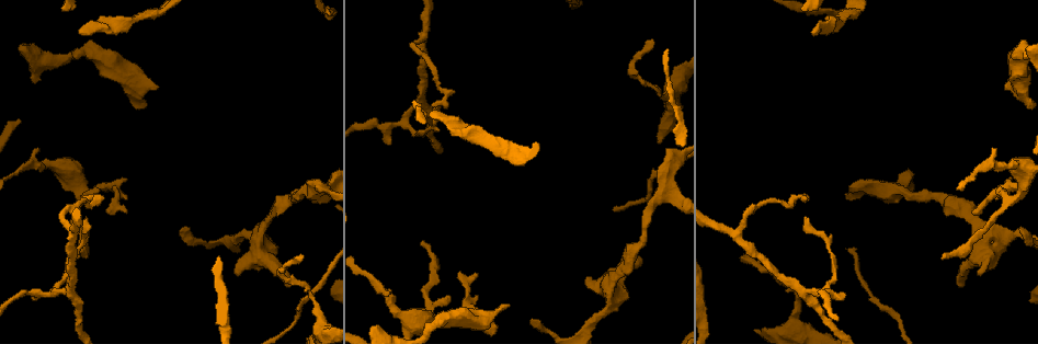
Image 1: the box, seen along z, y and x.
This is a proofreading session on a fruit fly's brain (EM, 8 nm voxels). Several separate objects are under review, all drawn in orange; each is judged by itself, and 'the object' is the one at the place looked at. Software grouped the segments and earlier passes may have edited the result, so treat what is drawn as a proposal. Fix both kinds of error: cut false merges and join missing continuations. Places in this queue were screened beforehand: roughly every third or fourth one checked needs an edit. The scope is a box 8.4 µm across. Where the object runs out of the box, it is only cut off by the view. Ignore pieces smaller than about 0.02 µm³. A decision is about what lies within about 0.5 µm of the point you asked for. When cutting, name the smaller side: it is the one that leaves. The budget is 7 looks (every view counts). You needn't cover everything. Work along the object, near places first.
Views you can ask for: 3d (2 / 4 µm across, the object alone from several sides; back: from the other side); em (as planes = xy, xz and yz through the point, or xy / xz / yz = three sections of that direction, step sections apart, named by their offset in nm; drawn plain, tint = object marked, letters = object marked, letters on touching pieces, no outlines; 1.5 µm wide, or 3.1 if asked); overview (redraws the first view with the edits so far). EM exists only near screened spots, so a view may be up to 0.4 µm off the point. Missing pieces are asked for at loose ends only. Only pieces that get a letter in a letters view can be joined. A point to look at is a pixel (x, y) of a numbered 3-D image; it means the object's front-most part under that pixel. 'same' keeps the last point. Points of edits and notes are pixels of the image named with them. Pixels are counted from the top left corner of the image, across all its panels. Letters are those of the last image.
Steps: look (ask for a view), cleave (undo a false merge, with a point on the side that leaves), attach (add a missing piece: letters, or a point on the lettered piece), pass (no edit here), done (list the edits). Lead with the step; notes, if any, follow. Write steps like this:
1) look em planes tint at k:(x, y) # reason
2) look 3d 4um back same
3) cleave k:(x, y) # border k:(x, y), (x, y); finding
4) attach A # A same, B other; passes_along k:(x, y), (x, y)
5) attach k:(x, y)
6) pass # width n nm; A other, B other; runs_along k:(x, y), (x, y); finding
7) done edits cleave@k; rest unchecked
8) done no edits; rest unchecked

look 3d 4um at 1:(843, 294) # tapers out

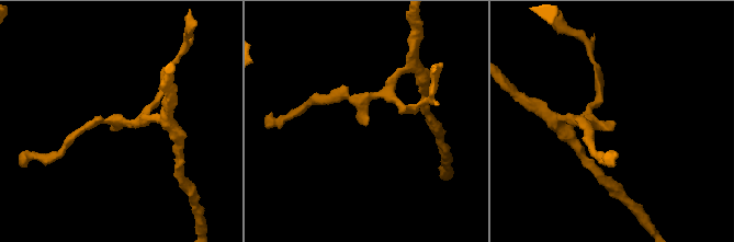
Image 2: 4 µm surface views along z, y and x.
look em planes plain at 2:(612, 120) # need the tissue

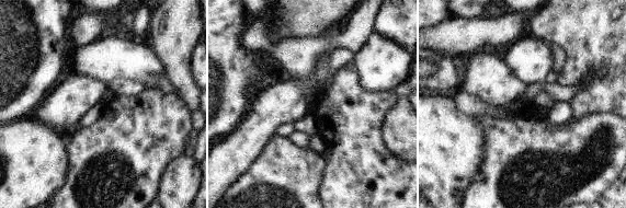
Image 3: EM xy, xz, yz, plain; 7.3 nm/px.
look em planes letters same

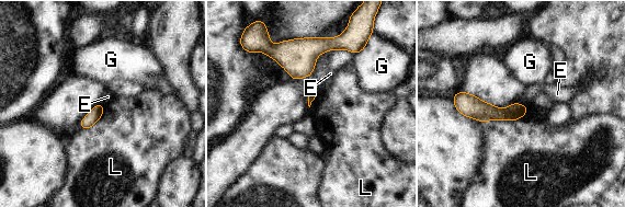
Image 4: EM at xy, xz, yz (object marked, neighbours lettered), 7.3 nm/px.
pass # E other, G other, L other; no lettered piece goes on from it

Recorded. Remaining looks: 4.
look em planes plain at 1:(288, 285) # branch stops here

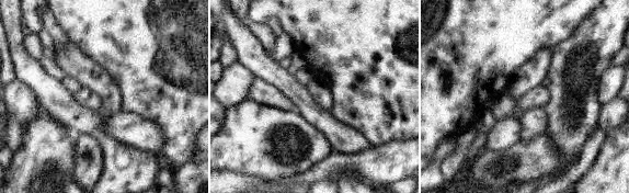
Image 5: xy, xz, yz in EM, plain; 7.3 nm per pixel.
look em planes letters same # see the neighbours

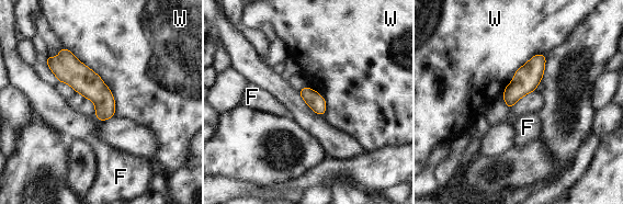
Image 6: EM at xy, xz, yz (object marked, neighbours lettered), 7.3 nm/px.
pass # longest_contact W 600 nm; F other, W other; border 6:(94, 116), (99, 120); none of them fits

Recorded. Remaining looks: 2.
done no edits; rest unchecked

